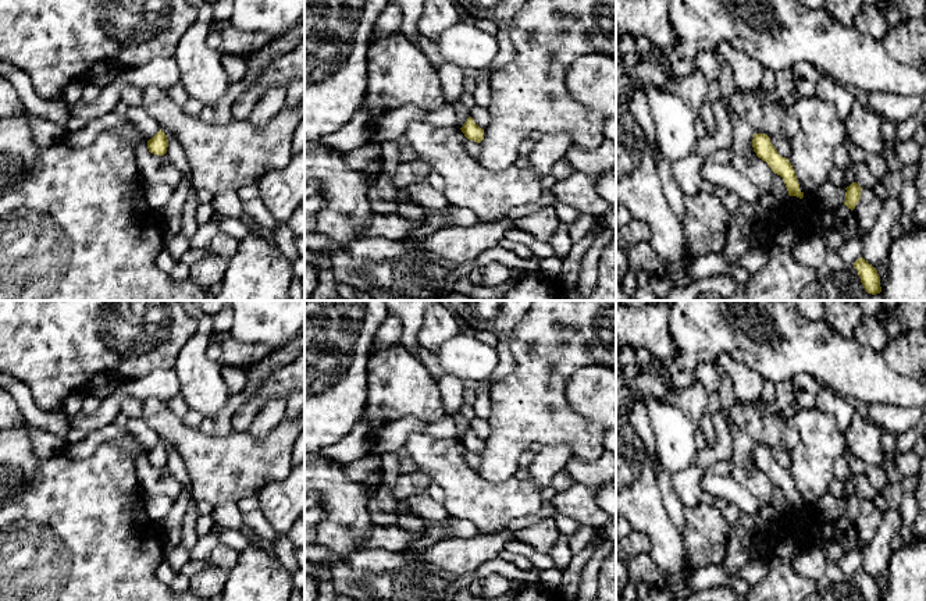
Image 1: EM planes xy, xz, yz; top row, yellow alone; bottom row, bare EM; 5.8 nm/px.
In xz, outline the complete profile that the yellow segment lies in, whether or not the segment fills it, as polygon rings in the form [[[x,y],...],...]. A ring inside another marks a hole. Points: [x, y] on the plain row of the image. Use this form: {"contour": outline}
{"contour": [[[471,428],[467,430],[467,433],[460,441],[470,452],[480,455],[484,451],[484,441],[480,440]]]}

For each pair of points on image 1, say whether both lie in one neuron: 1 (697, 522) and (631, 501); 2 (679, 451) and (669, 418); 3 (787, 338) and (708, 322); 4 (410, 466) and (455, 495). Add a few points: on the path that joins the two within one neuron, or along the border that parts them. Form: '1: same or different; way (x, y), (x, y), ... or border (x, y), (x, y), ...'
1: different; border (680, 533), (684, 541), (686, 558)
2: same; way (675, 443), (672, 426)
3: same; way (768, 333), (757, 322), (727, 322)
4: different; border (409, 455), (419, 469)

